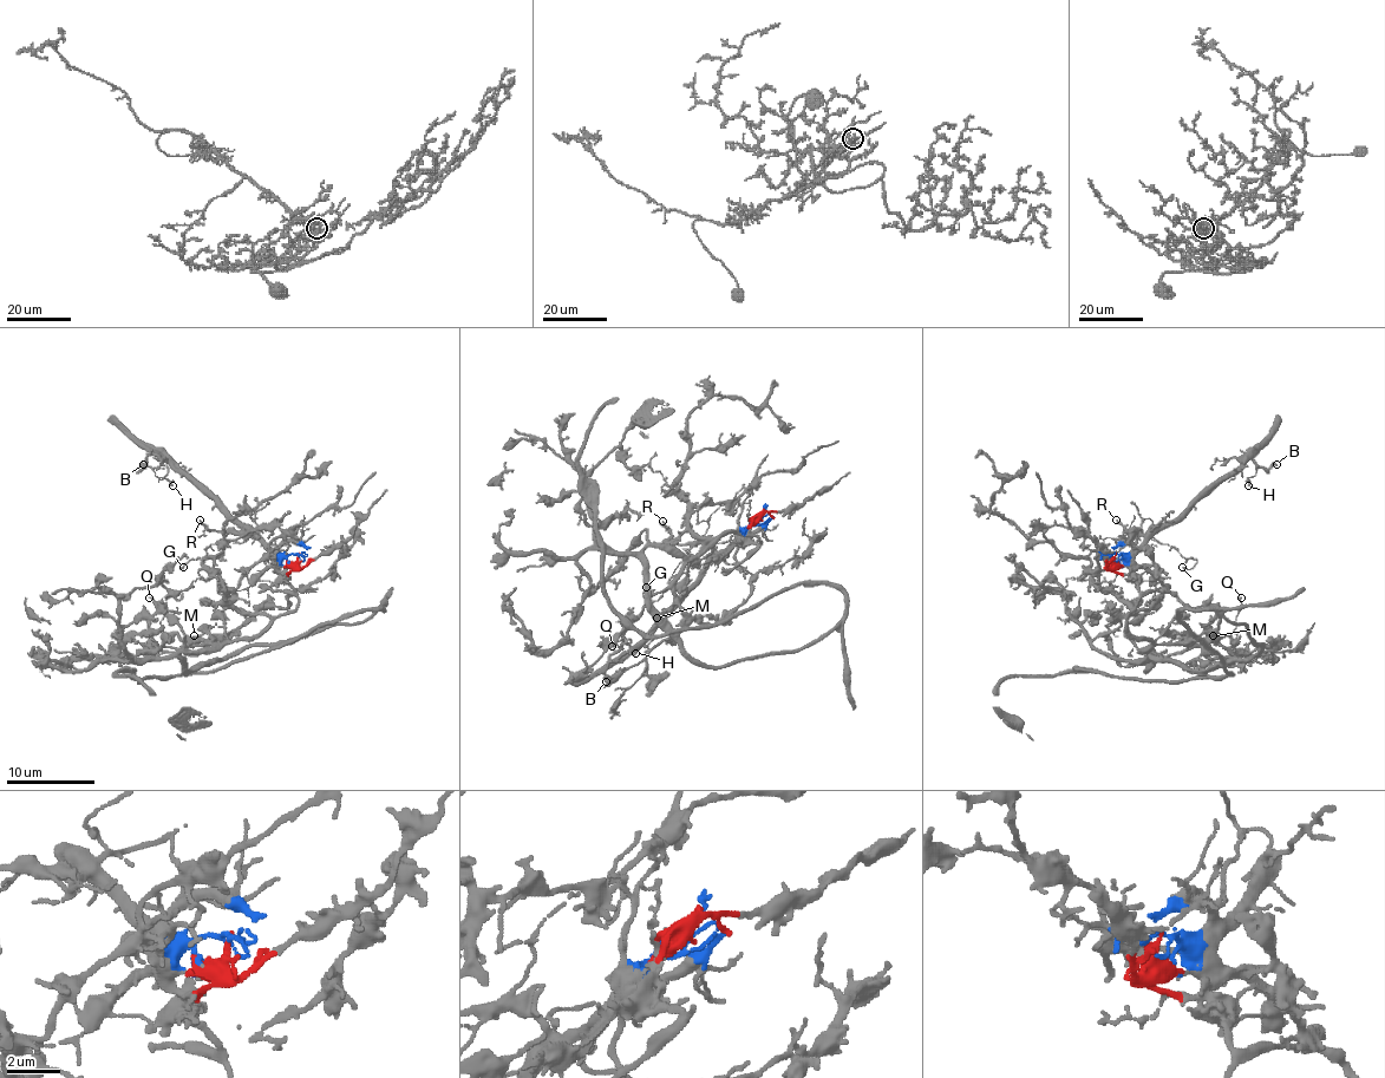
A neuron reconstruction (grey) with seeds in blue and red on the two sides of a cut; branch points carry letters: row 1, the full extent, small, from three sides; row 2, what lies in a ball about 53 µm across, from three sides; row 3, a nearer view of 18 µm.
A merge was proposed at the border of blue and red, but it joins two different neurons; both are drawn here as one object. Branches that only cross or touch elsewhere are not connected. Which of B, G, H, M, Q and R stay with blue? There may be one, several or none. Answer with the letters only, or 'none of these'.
B, G, H, R

